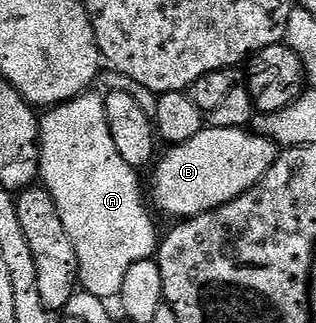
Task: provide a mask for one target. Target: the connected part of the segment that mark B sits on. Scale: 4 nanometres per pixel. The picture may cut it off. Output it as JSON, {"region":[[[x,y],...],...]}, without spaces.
{"region":[[[206,127],[203,134],[191,138],[191,142],[172,145],[168,149],[169,153],[165,157],[162,155],[152,169],[152,207],[165,216],[188,218],[215,210],[254,188],[267,174],[267,170],[271,170],[278,158],[279,148],[272,140],[255,134],[245,136],[245,133],[244,127]]]}

